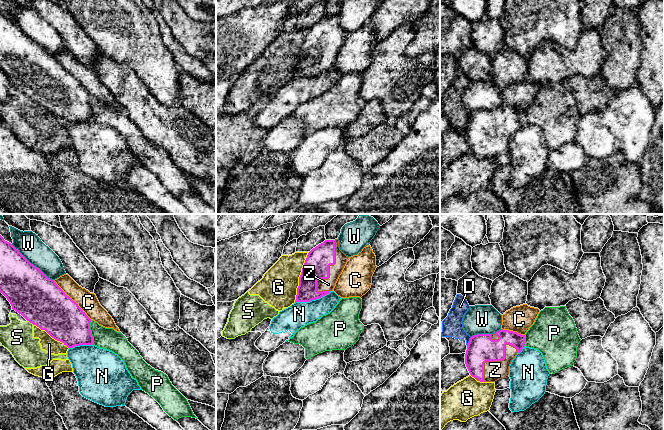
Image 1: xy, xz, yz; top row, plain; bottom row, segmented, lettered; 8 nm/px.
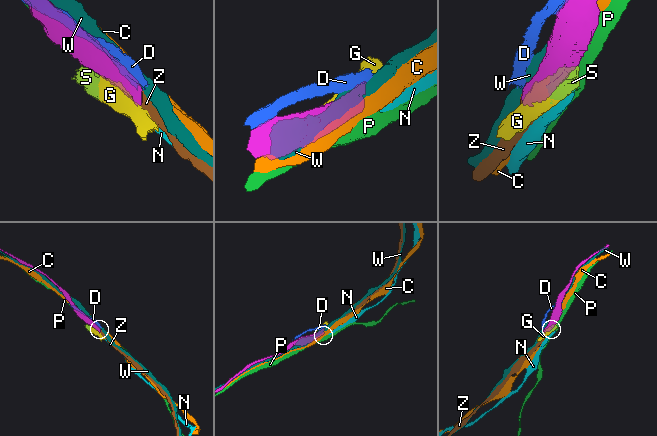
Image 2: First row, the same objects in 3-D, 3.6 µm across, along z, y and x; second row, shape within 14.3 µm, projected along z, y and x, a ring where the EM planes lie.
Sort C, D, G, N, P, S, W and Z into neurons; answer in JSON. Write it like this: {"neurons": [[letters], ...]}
{"neurons": [["C"], ["D"], ["G", "S"], ["N"], ["P"], ["W"], ["Z"]]}

